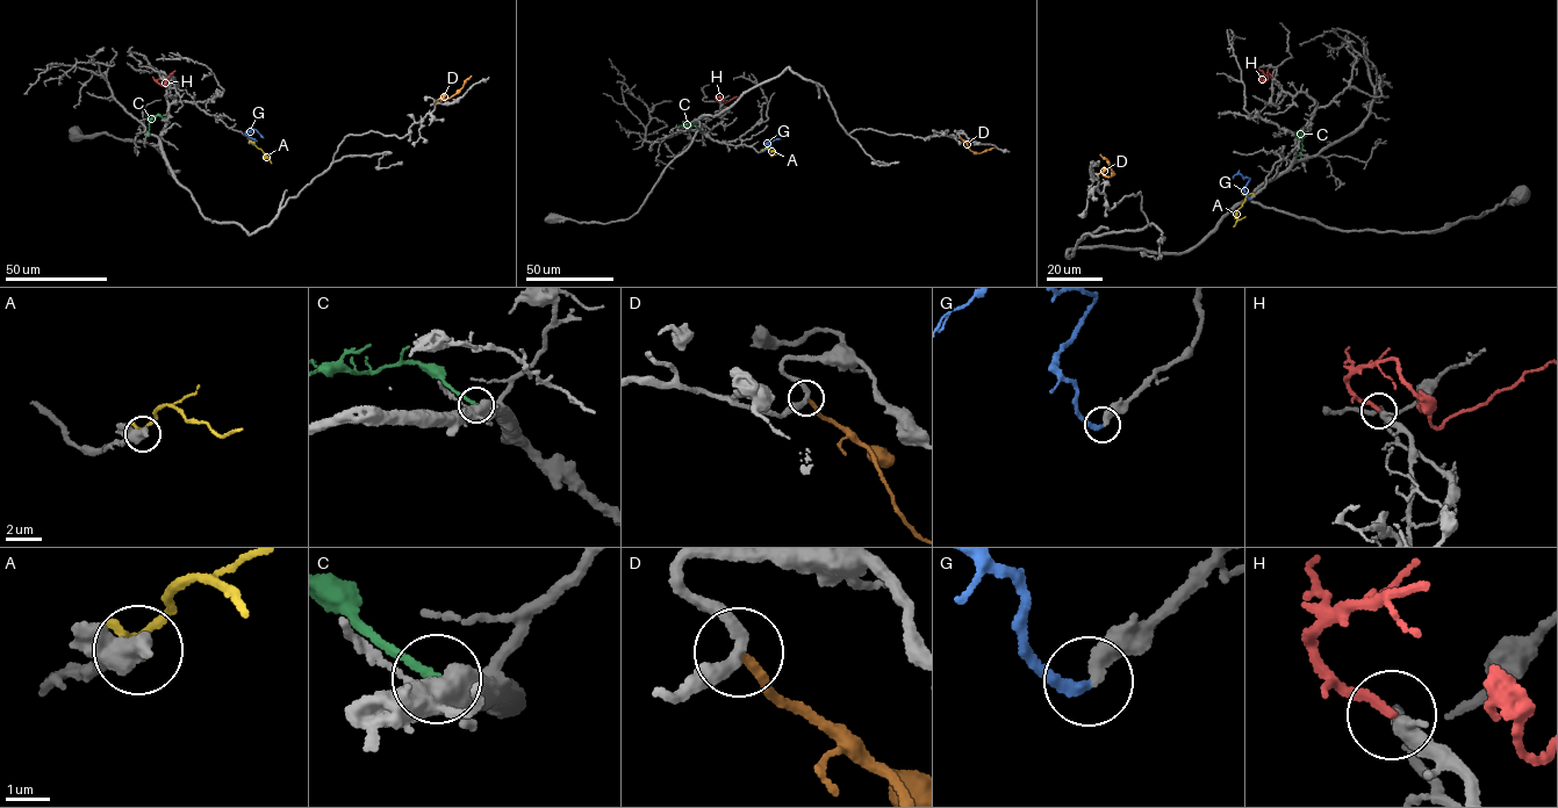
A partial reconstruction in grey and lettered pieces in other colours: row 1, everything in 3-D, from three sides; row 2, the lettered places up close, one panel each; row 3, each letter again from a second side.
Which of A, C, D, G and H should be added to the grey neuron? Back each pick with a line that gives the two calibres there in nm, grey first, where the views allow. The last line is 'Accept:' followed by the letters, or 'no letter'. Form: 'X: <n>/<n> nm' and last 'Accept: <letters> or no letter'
G: 360/260 nm
H: 320/200 nm
Accept: G, H

